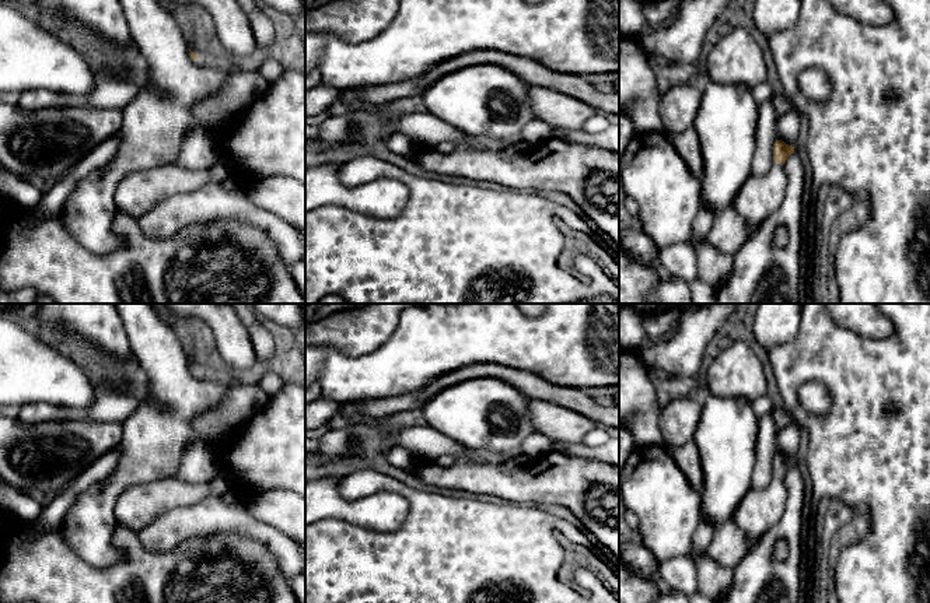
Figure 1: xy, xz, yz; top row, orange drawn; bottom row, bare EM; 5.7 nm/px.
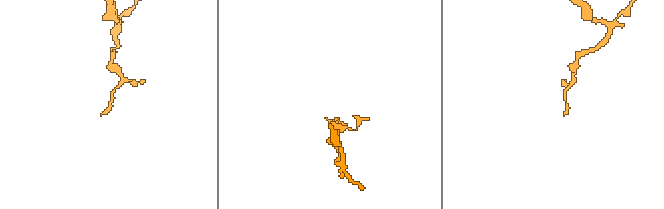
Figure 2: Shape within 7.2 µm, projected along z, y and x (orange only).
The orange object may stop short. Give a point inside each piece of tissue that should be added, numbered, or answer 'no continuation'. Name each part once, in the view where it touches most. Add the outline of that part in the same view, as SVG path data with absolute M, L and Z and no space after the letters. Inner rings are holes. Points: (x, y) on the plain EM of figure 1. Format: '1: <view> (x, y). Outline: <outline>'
1: yz (759, 509). Outline: M775 476L768 487L751 488L733 515L749 540L758 540L779 522L786 506L787 491L784 477Z

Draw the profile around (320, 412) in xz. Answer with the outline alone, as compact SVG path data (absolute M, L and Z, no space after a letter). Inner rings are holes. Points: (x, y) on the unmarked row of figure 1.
M319 397L318 400L311 402L305 406L305 430L314 430L324 424L338 414L342 404L335 400Z

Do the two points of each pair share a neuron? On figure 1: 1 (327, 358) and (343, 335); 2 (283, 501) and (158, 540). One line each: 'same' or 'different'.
1: different
2: different

